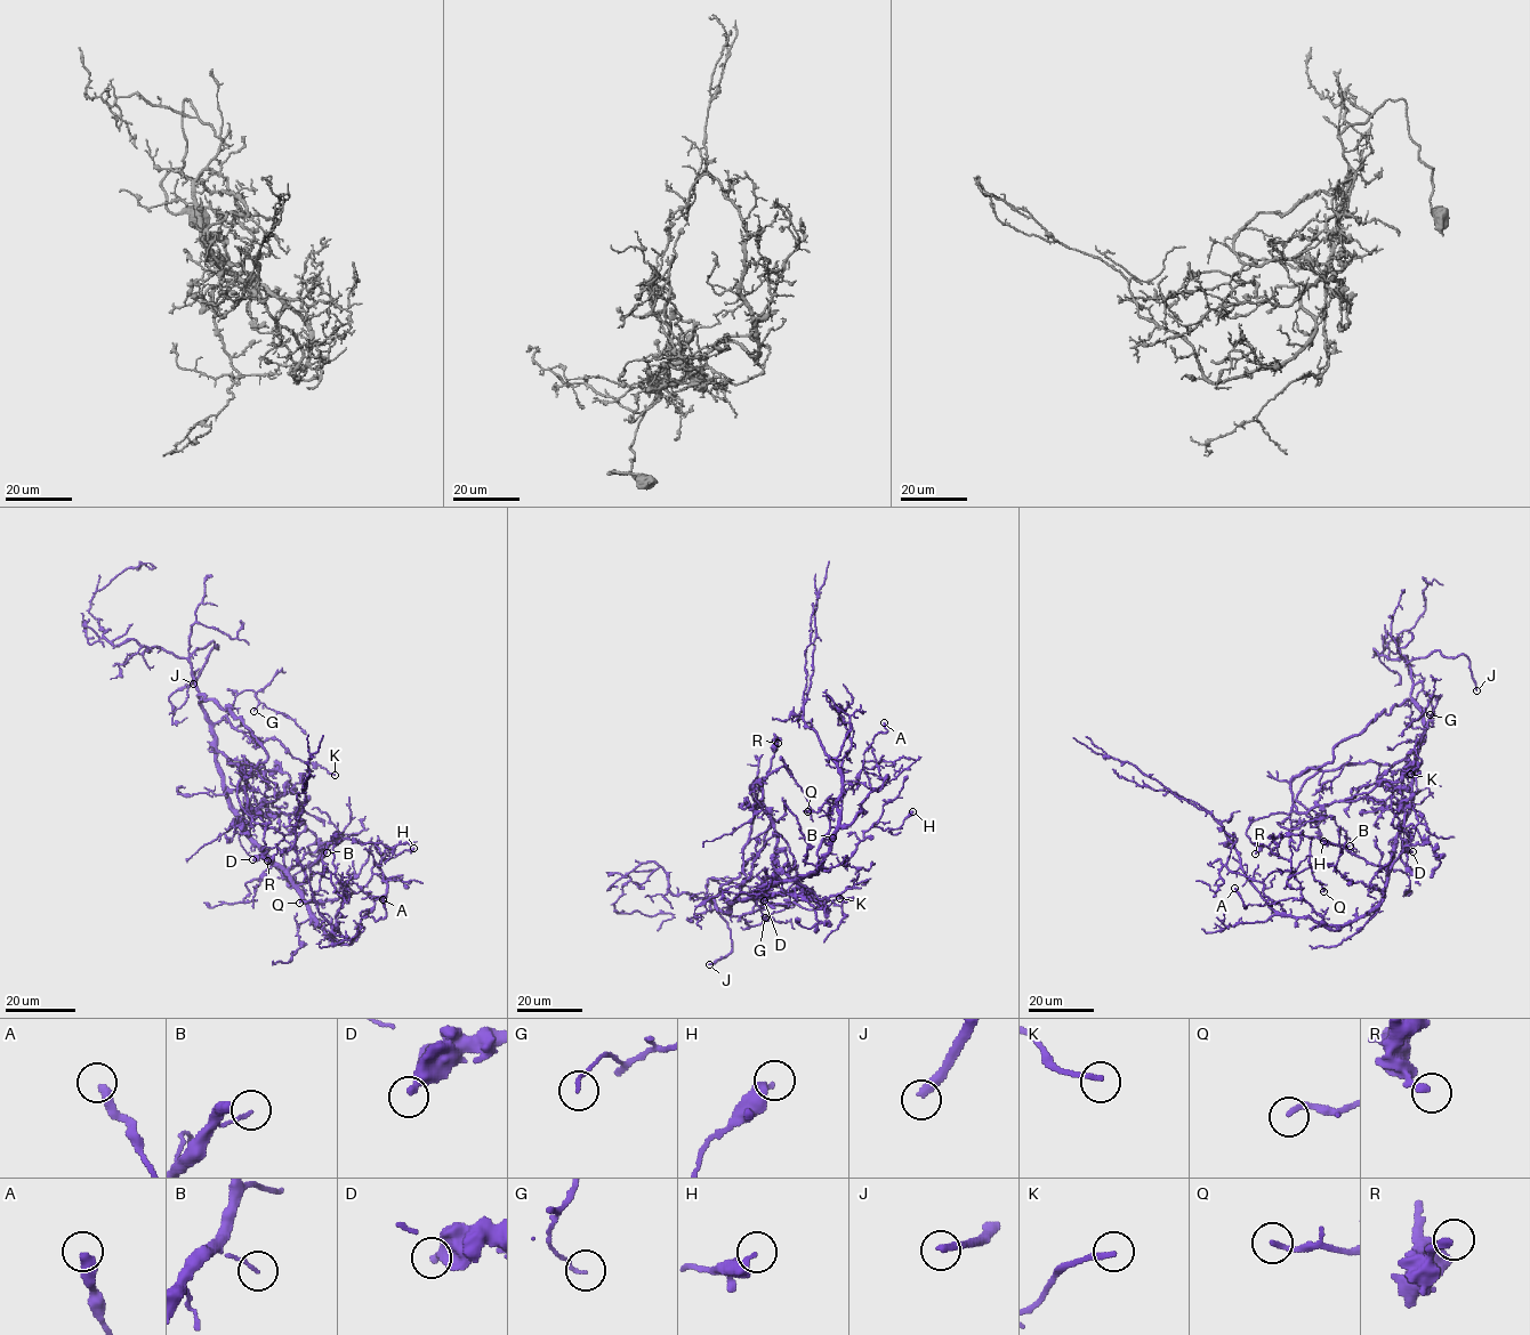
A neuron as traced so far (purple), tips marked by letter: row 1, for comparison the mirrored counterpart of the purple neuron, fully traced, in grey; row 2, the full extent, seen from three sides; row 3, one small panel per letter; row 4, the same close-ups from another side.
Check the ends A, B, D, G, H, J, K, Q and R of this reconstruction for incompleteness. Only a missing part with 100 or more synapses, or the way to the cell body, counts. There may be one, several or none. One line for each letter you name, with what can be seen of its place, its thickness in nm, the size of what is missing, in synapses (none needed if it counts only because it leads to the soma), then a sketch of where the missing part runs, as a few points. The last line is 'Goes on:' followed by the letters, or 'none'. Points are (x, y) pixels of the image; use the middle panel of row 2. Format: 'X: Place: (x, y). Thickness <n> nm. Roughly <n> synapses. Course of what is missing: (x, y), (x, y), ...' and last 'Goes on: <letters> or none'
J: Place: (709, 964). Thickness 300 nm. Course of what is missing: (709, 964), (705, 970), (716, 977), (742, 980), (747, 978), (747, 970)
Goes on: J

